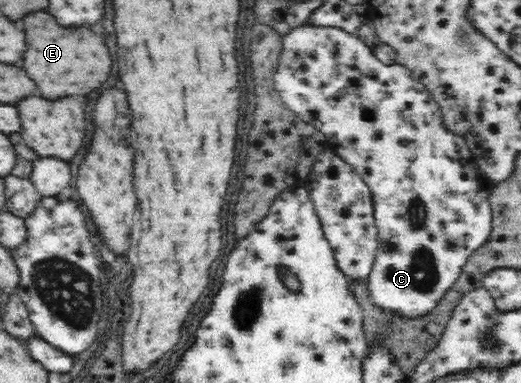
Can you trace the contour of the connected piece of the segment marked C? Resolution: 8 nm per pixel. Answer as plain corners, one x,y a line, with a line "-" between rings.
301,25
291,29
289,33
283,37
283,50
280,56
279,65
274,73
274,86
279,92
282,102
290,109
291,112
297,113
300,119
306,123
313,123
315,128
323,129
323,133
327,135
329,147
339,153
339,157
343,157
349,165
353,165
353,169
357,173
363,175
363,181
369,183
371,189
371,197
373,197
373,205
375,205
374,216
378,231
379,251
373,263
373,271
369,275
369,289
371,295
375,297
375,303
381,307
389,307
395,310
395,313
405,316
420,316
429,313
435,303
439,301
439,297
455,283
455,279
459,278
462,268
466,265
466,261
470,255
481,244
486,244
490,236
490,223
492,213
490,203
487,197
492,192
492,181
487,179
486,175
481,171
479,164
475,161
470,147
467,145
466,139
461,135
455,135
449,130
445,130
439,121
442,113
440,107
435,102
435,98
419,81
415,81
409,71
401,65
387,65
385,62
373,55
370,47
366,42
361,41
359,37
343,31
343,29
329,28
313,25

